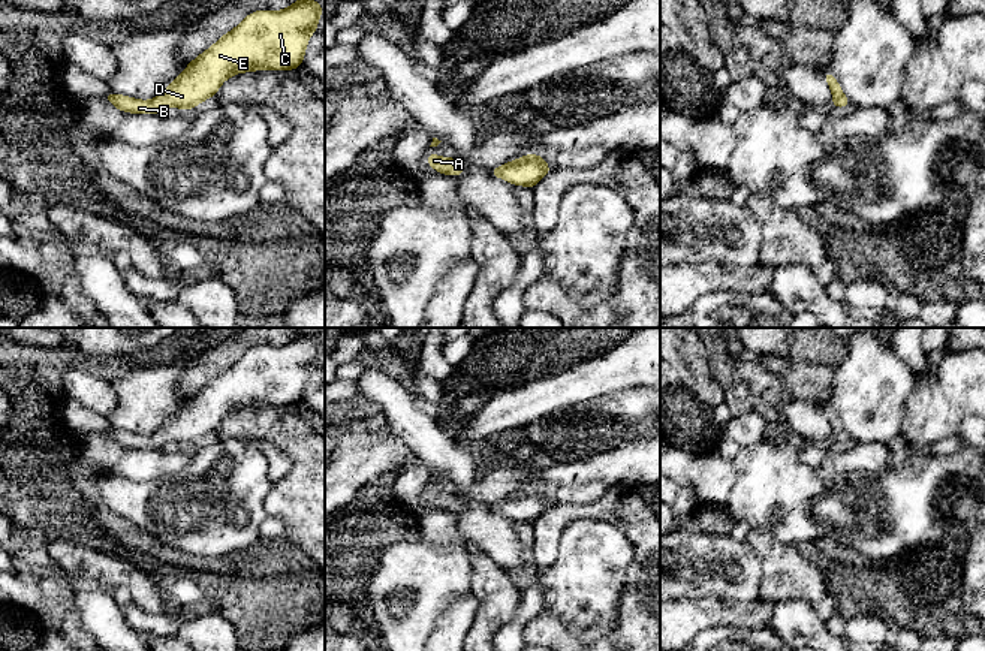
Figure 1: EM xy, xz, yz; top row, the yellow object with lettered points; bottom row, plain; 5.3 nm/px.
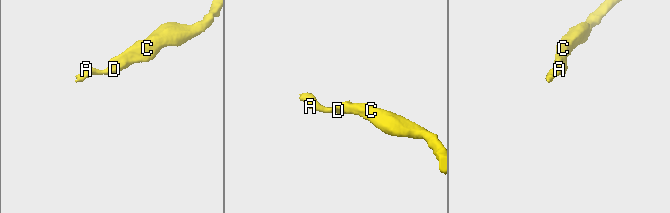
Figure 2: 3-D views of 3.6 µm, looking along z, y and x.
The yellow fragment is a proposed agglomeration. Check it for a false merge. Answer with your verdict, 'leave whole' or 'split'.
leave whole

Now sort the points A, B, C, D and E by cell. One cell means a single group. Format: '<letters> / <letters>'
A B C D E

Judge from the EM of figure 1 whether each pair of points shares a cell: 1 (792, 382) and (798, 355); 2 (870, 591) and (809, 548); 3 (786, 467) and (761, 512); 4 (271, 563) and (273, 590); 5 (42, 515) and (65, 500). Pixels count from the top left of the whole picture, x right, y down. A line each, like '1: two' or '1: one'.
1: two
2: one
3: one
4: two
5: one

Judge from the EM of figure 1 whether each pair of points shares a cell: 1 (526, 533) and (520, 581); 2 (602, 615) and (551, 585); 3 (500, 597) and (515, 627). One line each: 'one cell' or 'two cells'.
1: one cell
2: one cell
3: two cells

